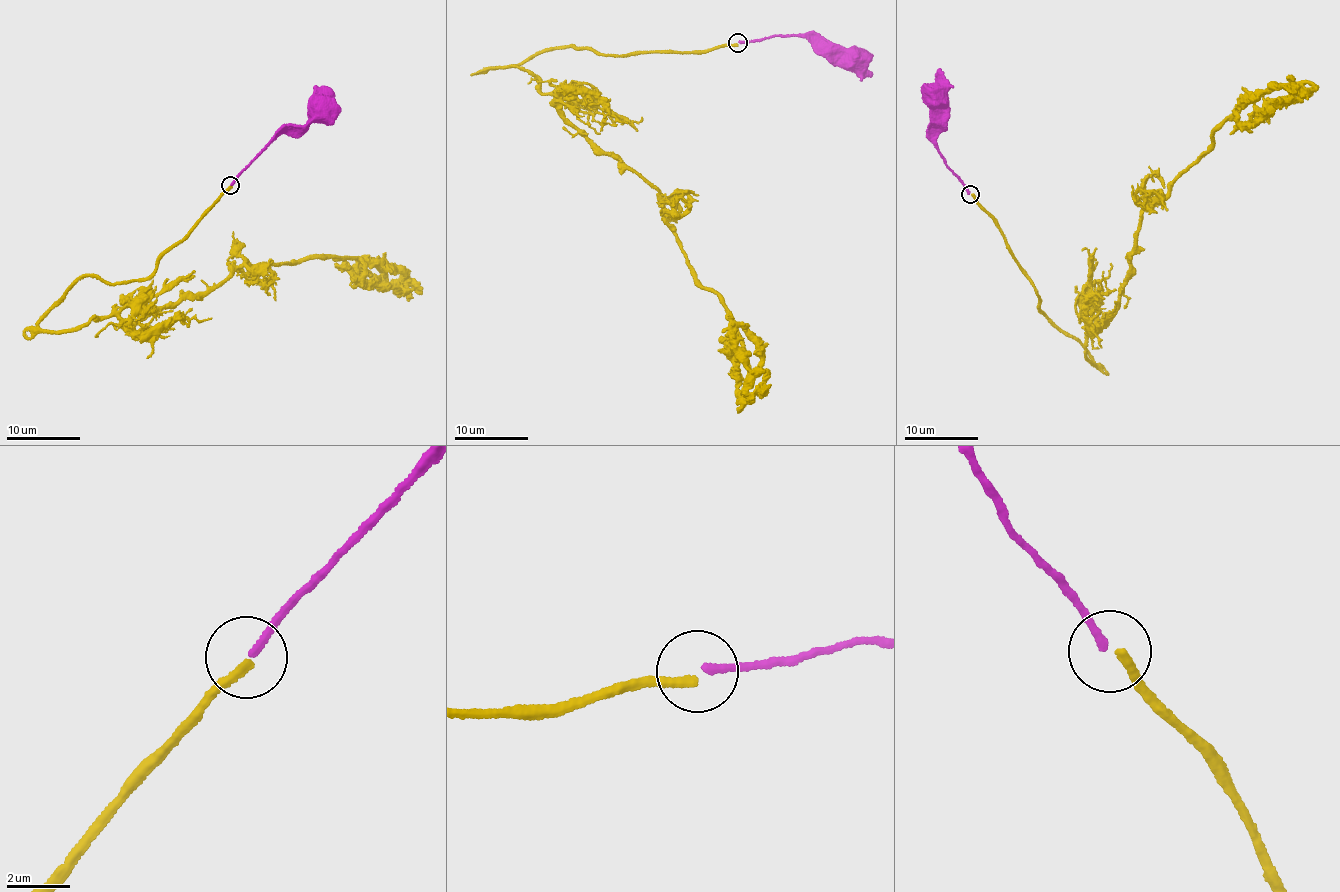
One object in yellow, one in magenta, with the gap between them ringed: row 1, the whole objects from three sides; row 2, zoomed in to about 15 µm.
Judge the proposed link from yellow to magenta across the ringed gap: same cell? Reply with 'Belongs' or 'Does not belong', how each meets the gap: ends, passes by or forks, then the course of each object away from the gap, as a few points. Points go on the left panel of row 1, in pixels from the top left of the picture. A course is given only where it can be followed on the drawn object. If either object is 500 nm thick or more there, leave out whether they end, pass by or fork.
Does not belong. At the ring yellow ends. At the ring magenta ends. Course of yellow: (229, 185), (149, 275), (81, 277), (38, 327), (132, 325), (321, 255), (376, 278), (361, 257). Course of magenta: (230, 184), (275, 137), (302, 128), (313, 117), (312, 106), (317, 103), (319, 106)

